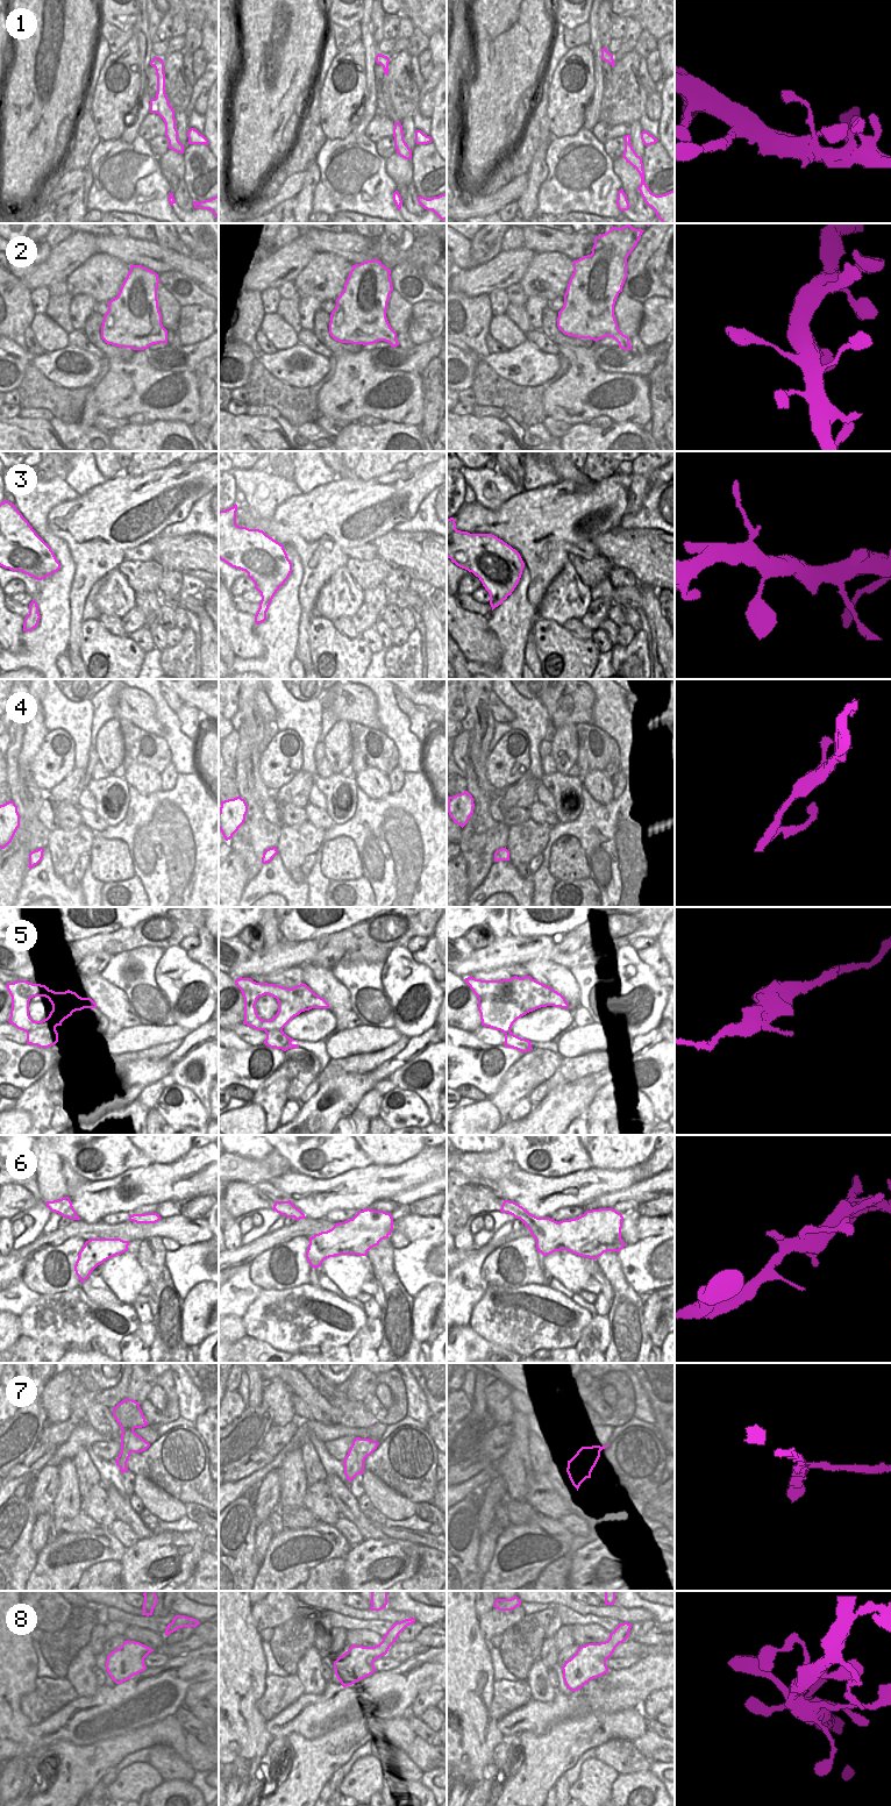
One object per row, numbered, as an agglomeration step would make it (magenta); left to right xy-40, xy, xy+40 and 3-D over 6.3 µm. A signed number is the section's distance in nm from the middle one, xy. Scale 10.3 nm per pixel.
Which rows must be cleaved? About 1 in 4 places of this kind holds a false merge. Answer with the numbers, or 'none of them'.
none of them

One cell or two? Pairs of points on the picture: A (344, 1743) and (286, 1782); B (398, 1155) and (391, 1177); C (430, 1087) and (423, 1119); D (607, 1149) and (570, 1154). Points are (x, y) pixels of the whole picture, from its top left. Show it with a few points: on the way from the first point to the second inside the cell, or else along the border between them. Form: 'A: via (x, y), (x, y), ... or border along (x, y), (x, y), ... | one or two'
A: via (330, 1751), (300, 1768) | one
B: border along (419, 1153), (400, 1163), (391, 1165), (372, 1164) | two
C: border along (406, 1089), (415, 1092), (425, 1103), (432, 1122) | two
D: border along (583, 1147), (593, 1166) | two

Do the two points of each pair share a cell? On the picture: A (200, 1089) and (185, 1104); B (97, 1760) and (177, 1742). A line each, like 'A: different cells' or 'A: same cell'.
A: different cells
B: same cell

